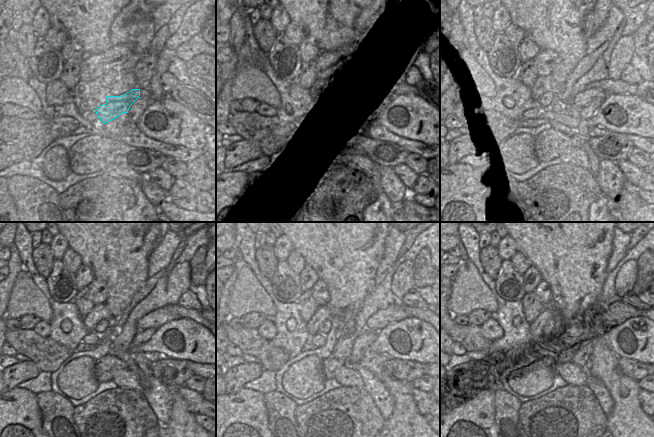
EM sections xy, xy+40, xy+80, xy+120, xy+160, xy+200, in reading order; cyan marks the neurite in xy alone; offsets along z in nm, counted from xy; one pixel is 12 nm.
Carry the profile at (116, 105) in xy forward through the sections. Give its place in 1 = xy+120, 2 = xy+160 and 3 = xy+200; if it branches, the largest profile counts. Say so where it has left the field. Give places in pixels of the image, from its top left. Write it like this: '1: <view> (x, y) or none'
1: xy+120 (159, 317)
2: xy+160 (394, 313)
3: xy+200 (624, 311)

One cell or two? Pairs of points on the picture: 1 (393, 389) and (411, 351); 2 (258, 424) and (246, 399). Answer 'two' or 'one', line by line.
1: two
2: one

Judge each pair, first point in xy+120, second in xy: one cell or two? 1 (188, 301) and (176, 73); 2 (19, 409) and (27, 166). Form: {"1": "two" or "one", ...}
{"1": "one", "2": "two"}

